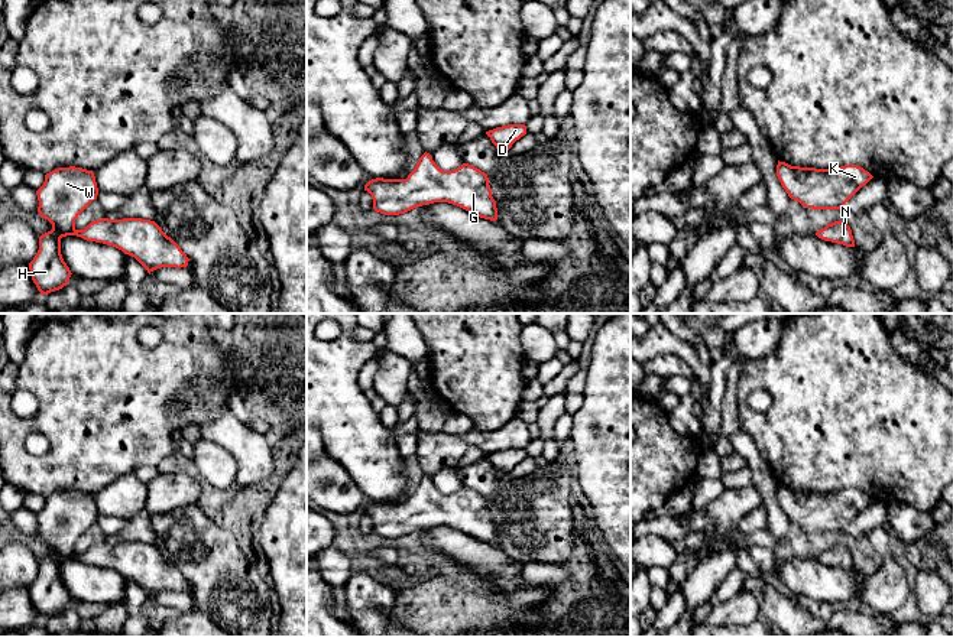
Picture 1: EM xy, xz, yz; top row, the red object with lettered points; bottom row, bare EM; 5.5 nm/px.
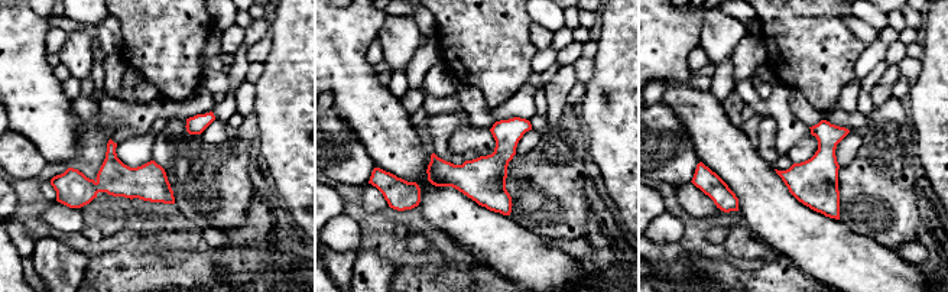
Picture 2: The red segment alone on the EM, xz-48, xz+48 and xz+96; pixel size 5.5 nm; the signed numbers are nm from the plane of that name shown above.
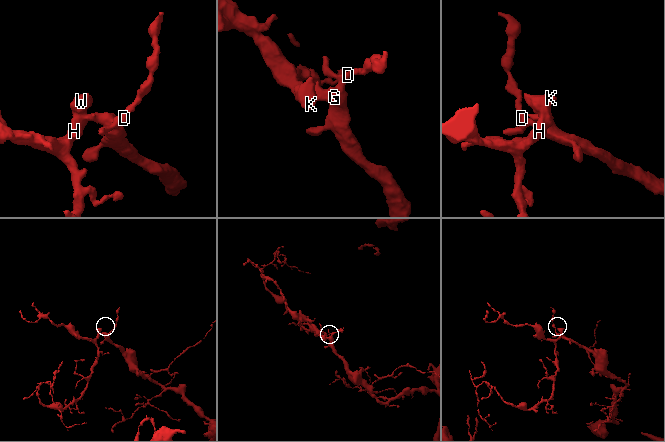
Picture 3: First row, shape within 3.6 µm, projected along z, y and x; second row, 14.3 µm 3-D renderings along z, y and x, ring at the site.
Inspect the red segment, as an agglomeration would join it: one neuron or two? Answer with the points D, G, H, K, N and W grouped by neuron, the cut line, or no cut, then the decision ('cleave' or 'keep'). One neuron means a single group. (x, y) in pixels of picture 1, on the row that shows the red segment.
D G H K N W | no cut | keep

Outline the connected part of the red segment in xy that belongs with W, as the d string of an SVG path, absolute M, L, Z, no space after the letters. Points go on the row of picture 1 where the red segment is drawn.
M58 168L45 175L36 195L39 215L52 224L52 230L39 237L39 250L29 263L42 296L67 286L72 274L61 254L61 238L67 235L113 246L134 257L149 274L161 267L188 266L189 259L181 247L150 220L101 218L77 230L75 220L98 195L93 170Z

